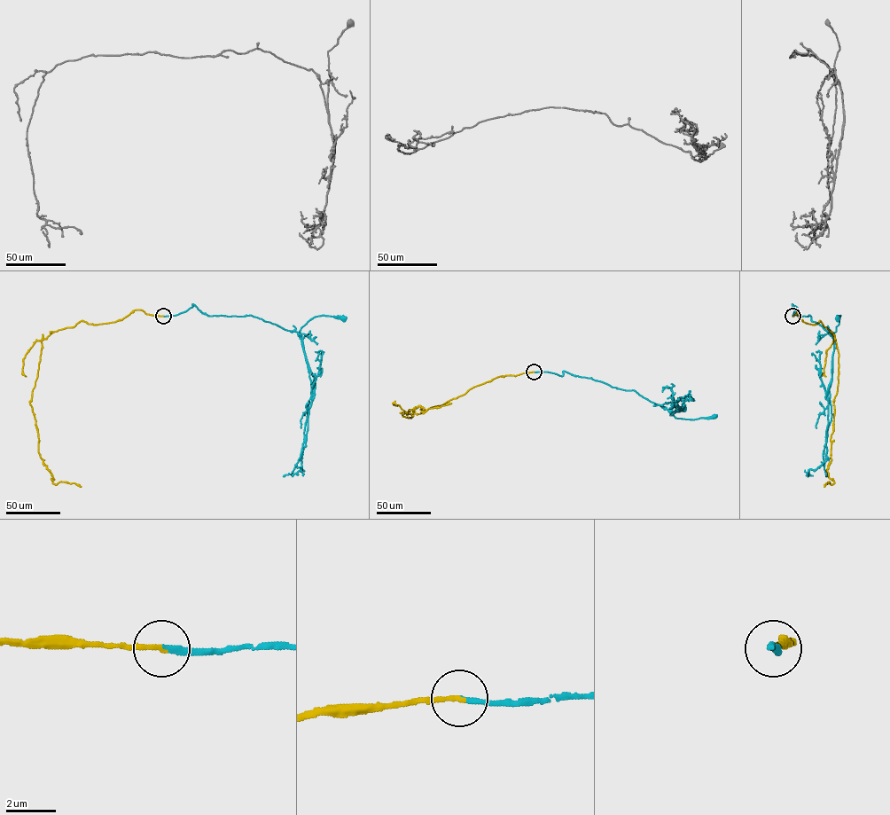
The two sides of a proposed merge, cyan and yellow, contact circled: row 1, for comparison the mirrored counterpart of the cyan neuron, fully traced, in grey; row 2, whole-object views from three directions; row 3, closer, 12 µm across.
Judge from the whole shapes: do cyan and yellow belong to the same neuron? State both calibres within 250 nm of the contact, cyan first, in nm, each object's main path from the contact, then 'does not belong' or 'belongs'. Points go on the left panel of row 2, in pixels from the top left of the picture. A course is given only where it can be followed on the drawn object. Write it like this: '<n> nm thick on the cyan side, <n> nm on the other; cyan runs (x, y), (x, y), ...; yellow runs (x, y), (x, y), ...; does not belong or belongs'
200 nm thick on the cyan side, 200 nm on the other; cyan runs (163, 316), (185, 311), (193, 304), (208, 316), (250, 315), (300, 337), (300, 328), (315, 317), (343, 317); yellow runs (163, 316), (135, 309), (109, 323), (80, 321), (41, 340), (29, 401), (38, 452), (52, 482), (81, 486); belongs

